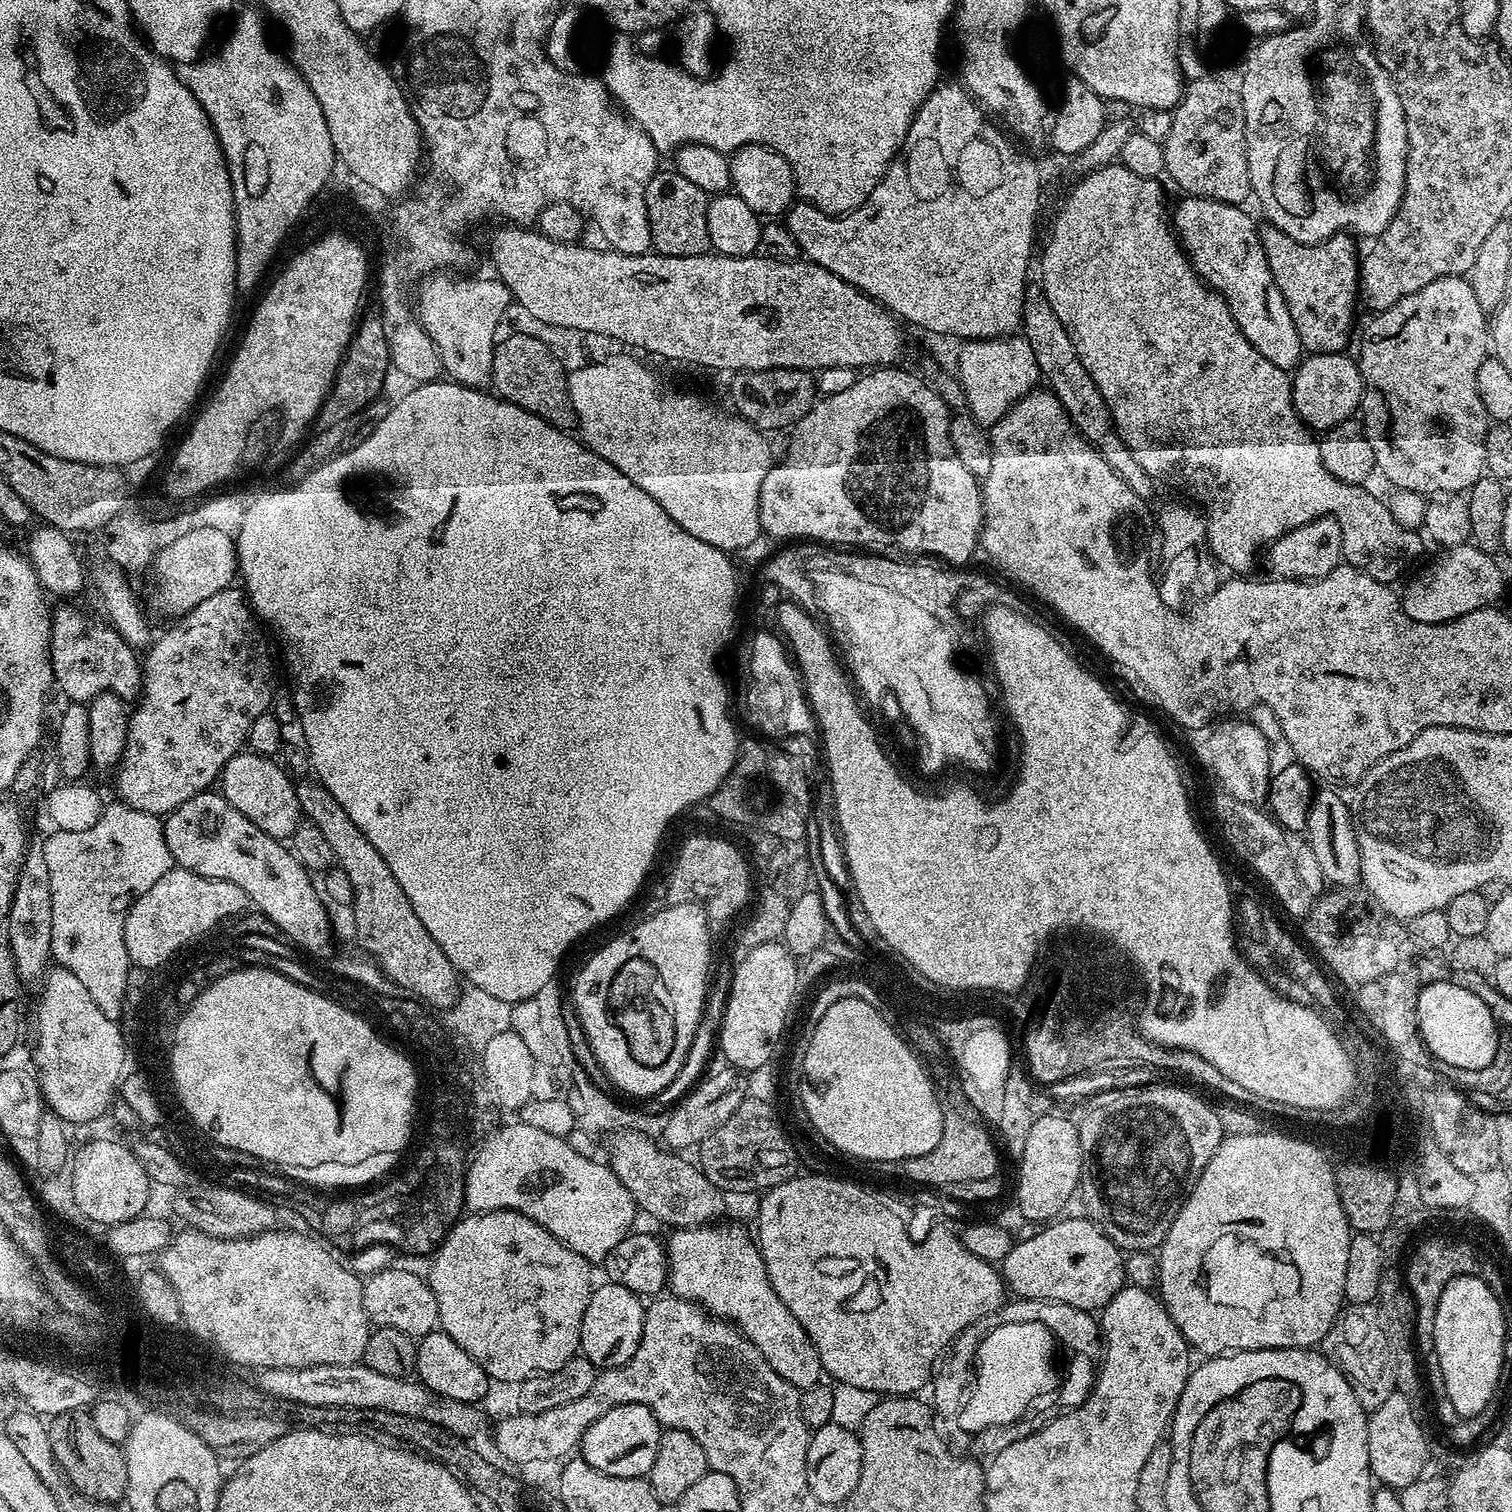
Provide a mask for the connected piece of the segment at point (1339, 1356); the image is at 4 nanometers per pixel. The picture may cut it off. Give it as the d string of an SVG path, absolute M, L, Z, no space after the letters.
M1345 1303L1318 1348L1322 1355L1343 1374L1346 1382L1350 1382L1354 1398L1358 1398L1358 1402L1366 1410L1382 1406L1382 1402L1386 1402L1386 1398L1390 1398L1390 1394L1396 1391L1392 1358L1382 1326L1379 1325L1375 1303Z

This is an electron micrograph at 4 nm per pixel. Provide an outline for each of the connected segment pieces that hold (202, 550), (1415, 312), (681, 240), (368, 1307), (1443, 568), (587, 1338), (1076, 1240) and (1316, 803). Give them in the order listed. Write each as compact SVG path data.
M192 530L156 555L150 565L151 572L156 579L156 589L152 596L156 599L157 606L165 608L172 618L185 616L198 606L198 602L206 602L210 594L218 594L237 579L236 541L222 530Z
M1447 276L1430 282L1430 286L1422 286L1422 290L1414 290L1414 294L1406 294L1394 306L1384 312L1375 313L1368 324L1364 337L1360 340L1360 356L1358 363L1360 373L1371 390L1365 391L1362 401L1363 407L1368 407L1368 420L1366 431L1368 441L1374 450L1376 468L1396 488L1404 492L1417 492L1423 498L1432 498L1437 494L1464 494L1485 475L1486 462L1486 434L1490 427L1490 417L1486 406L1482 406L1482 398L1478 394L1478 368L1490 356L1490 320L1486 311L1478 304L1478 297L1474 294L1471 283L1464 276Z
M675 170L657 171L646 186L646 214L650 222L652 248L661 256L706 256L712 243L706 230L706 210L709 193L703 192L694 182L682 178Z
M389 1266L363 1281L364 1312L373 1325L381 1328L393 1328L402 1334L419 1338L437 1331L440 1323L438 1302L434 1298L434 1290L427 1279L408 1268Z
M1471 543L1463 544L1457 548L1449 548L1440 556L1421 576L1416 576L1402 591L1402 603L1406 614L1414 618L1414 622L1426 622L1427 624L1441 624L1447 620L1458 618L1462 614L1470 614L1470 610L1487 608L1495 605L1496 600L1504 592L1504 572L1495 564L1489 553Z
M604 1282L604 1285L593 1287L590 1306L582 1318L580 1331L580 1352L598 1370L622 1366L634 1358L638 1342L642 1338L644 1325L645 1301L626 1286Z
M1057 1218L1045 1223L1033 1237L1020 1238L1013 1243L1010 1254L1002 1261L1002 1275L1007 1291L1021 1300L1049 1300L1051 1304L1074 1306L1083 1312L1099 1313L1125 1287L1125 1253L1087 1218L1064 1220Z
M1324 786L1315 793L1306 829L1306 843L1312 847L1318 858L1318 866L1322 866L1322 874L1329 885L1337 884L1340 890L1352 890L1361 883L1360 879L1360 851L1356 826L1352 822L1350 804L1339 796L1339 791Z

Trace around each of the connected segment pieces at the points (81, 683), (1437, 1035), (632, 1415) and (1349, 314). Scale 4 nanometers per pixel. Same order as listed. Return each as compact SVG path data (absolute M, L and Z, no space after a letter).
M76 602L61 604L64 605L52 614L52 678L55 687L61 688L69 696L69 701L82 705L87 705L103 692L113 692L125 702L135 701L144 682L144 669L137 649L131 648L112 629L111 623L95 620Z
M1434 980L1421 987L1414 1015L1420 1024L1423 1047L1427 1051L1429 1048L1437 1061L1473 1072L1494 1062L1501 1037L1498 1035L1496 1019L1478 994L1470 994L1470 990L1451 984L1448 980Z
M623 1404L614 1406L614 1410L606 1410L602 1418L598 1418L586 1430L580 1440L579 1459L590 1462L594 1470L602 1474L610 1474L618 1478L647 1477L654 1466L654 1458L658 1454L658 1442L662 1425L654 1413L641 1404Z
M1269 223L1259 229L1259 235L1274 282L1281 290L1282 298L1285 299L1294 320L1294 327L1298 330L1303 351L1308 354L1344 352L1348 339L1352 336L1352 319L1356 316L1356 304L1358 308L1361 261L1358 259L1358 252L1356 256L1357 241L1347 232L1338 232L1323 244L1303 244Z

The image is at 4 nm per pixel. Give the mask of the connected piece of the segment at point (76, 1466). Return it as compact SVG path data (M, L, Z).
M87 1411L53 1416L47 1427L54 1458L57 1459L60 1469L65 1472L70 1484L92 1493L93 1496L105 1499L126 1493L127 1464L124 1461L124 1449L121 1445L102 1438L102 1434L94 1430L94 1422Z

